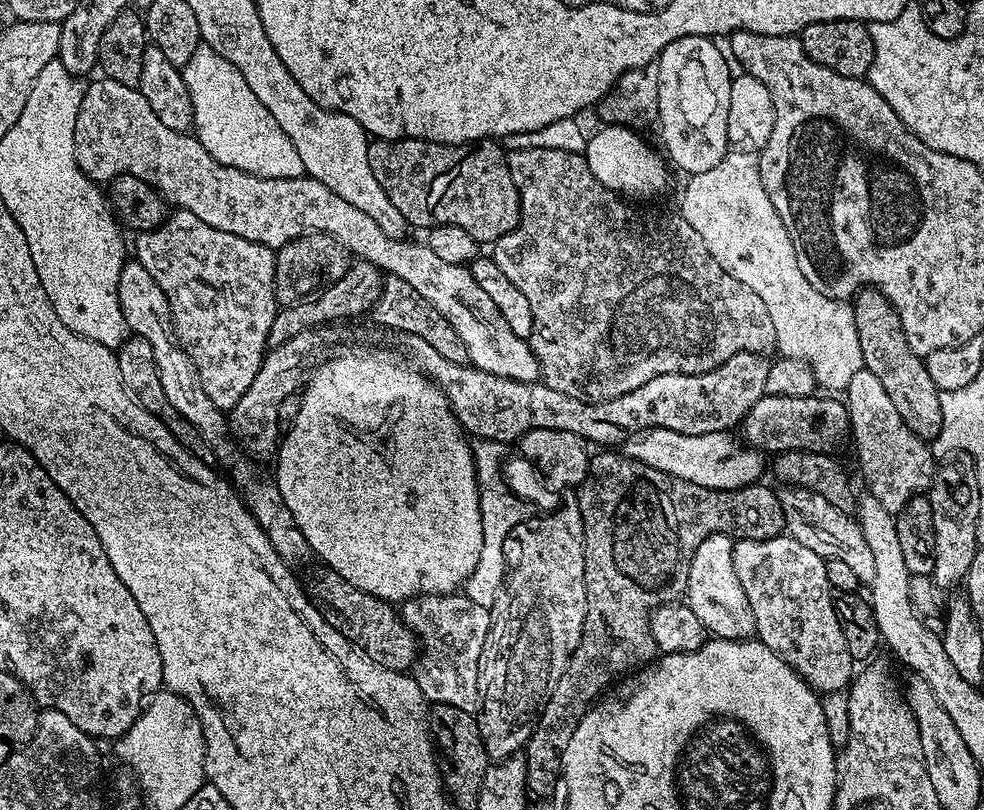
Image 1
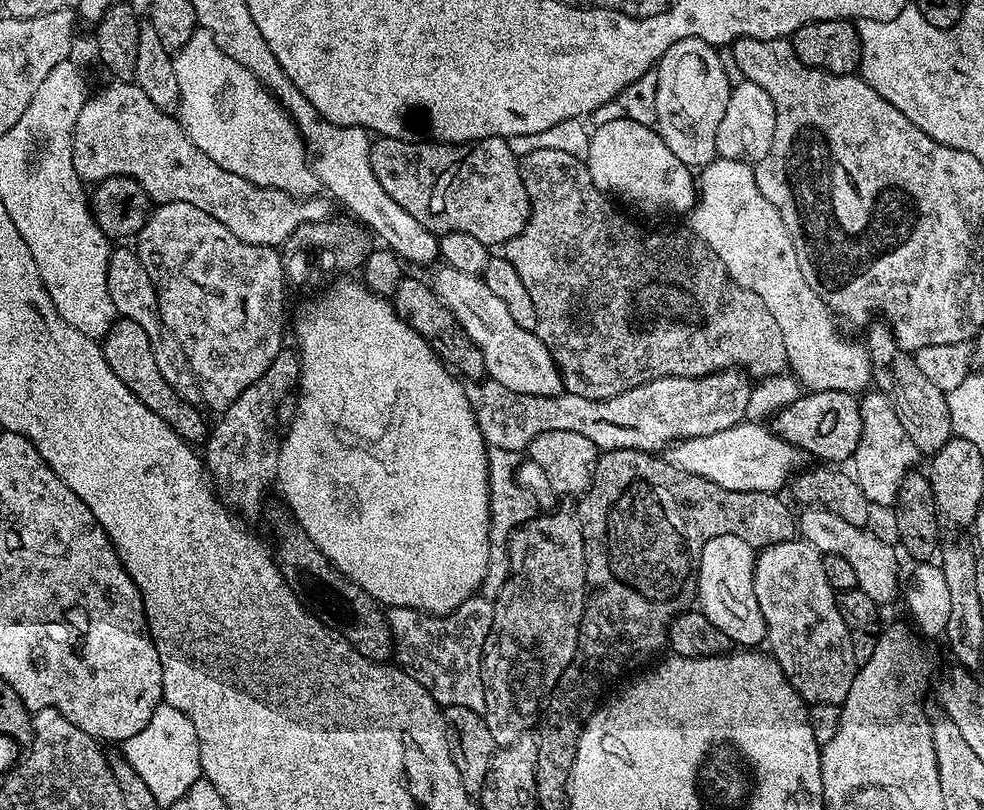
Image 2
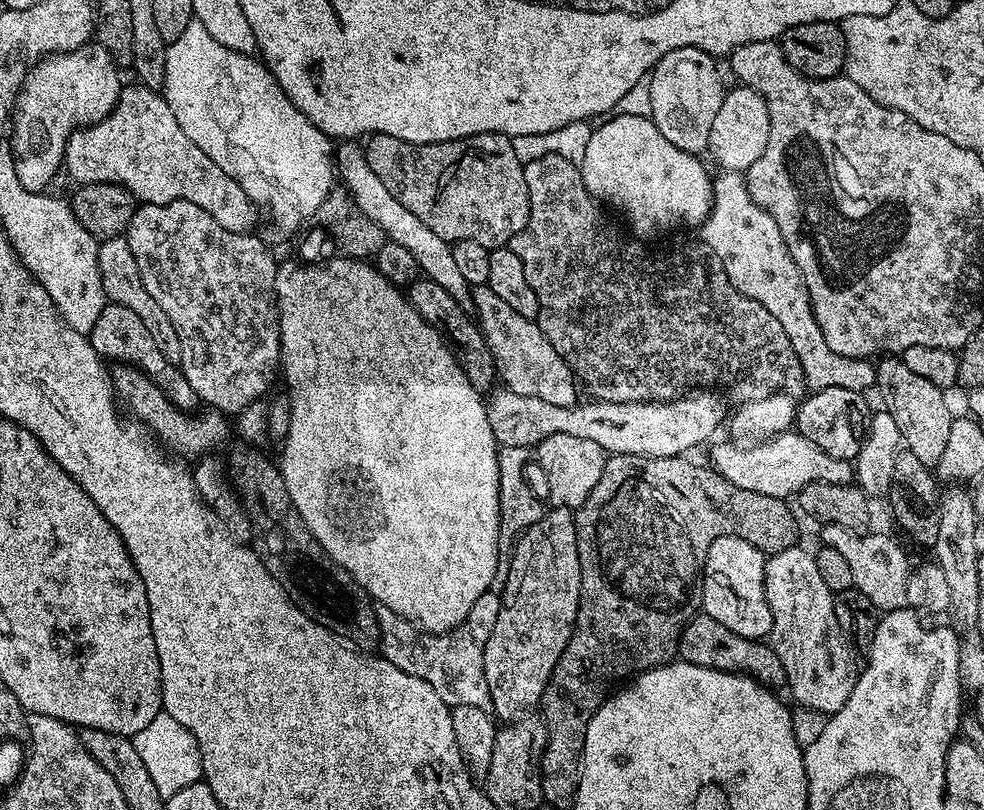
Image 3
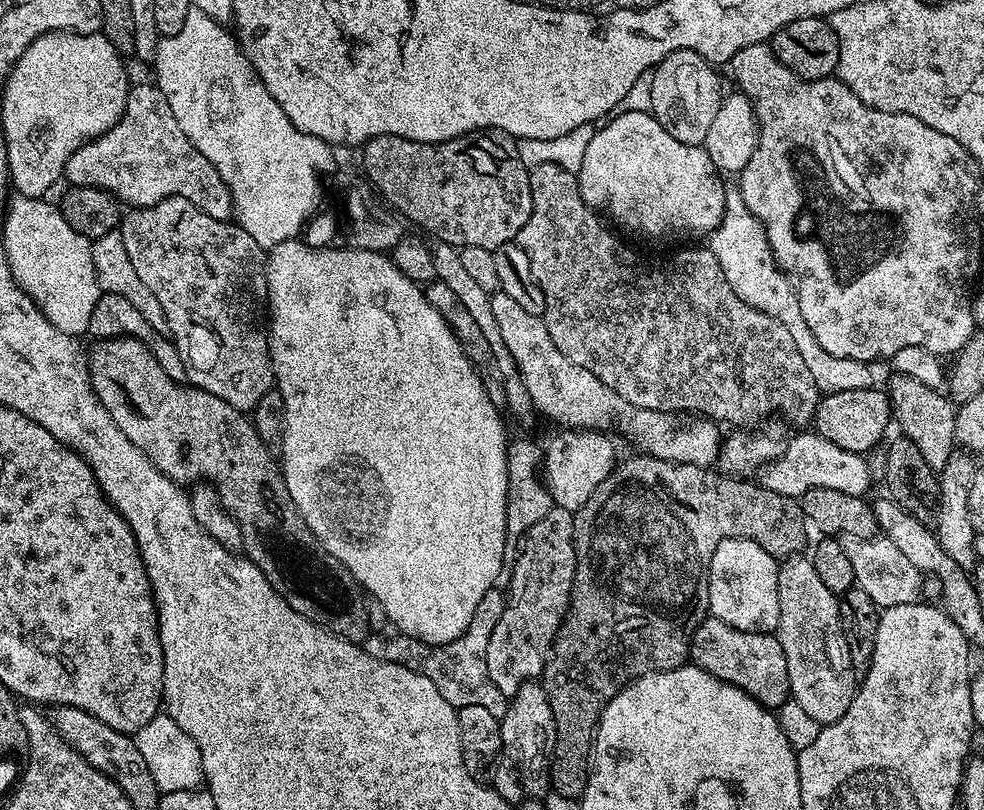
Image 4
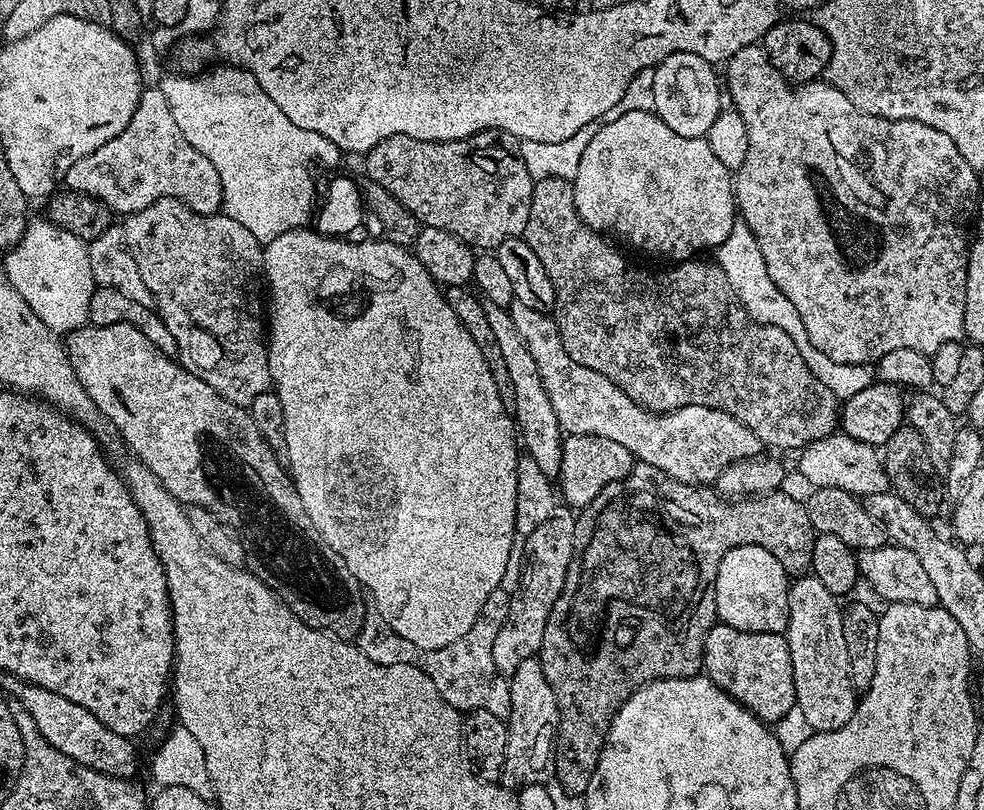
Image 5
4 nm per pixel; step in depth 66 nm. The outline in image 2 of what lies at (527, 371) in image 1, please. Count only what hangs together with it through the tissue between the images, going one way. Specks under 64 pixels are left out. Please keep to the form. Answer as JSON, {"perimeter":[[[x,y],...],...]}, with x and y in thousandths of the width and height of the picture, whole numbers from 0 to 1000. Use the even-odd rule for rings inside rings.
{"perimeter":[[[137,101],[110,102],[114,104],[108,105],[99,119],[92,117],[86,122],[79,141],[77,164],[73,167],[75,210],[82,222],[97,225],[113,217],[131,217],[142,226],[144,235],[148,235],[150,243],[159,252],[178,247],[193,249],[193,254],[201,254],[201,259],[209,259],[213,269],[226,274],[226,279],[230,279],[230,284],[234,284],[238,294],[246,294],[246,299],[255,301],[288,302],[303,279],[327,274],[338,265],[338,253],[332,246],[325,247],[324,241],[309,246],[292,242],[287,235],[267,232],[250,220],[242,220],[242,215],[234,215],[234,210],[226,210],[226,205],[222,205],[217,195],[205,190],[205,185],[201,185],[201,180],[193,175],[193,170],[183,157],[182,147],[152,126],[152,121]],[[454,328],[444,330],[443,333],[443,342],[438,342],[437,346],[439,356],[448,373],[461,388],[461,393],[465,393],[465,398],[486,427],[486,432],[490,432],[495,468],[506,472],[514,477],[514,481],[522,481],[526,486],[570,488],[567,452],[559,432],[555,432],[544,409],[526,402],[518,383],[514,383],[514,373],[504,367],[502,358],[498,358],[498,353],[494,353],[489,342],[475,341],[470,338],[470,333],[461,333]]]}

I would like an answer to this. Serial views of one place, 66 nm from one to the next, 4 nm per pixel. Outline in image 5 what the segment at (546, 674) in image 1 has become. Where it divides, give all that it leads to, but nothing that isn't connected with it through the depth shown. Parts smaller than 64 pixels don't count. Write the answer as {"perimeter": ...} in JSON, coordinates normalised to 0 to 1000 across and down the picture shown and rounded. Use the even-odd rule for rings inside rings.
{"perimeter":[[[566,625],[563,635],[553,641],[544,652],[543,659],[535,664],[533,698],[528,705],[526,723],[523,731],[519,732],[518,758],[514,758],[514,768],[510,778],[506,778],[506,788],[502,788],[502,822],[513,837],[519,837],[522,827],[530,822],[530,817],[542,814],[548,806],[559,753],[571,733],[583,684],[584,648],[582,628]]]}

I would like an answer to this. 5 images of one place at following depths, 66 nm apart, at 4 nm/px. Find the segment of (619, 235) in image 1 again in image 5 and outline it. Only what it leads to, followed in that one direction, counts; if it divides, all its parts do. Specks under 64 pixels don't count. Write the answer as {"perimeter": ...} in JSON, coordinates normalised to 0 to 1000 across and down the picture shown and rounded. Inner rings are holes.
{"perimeter":[[[551,220],[542,226],[539,269],[535,274],[532,293],[539,304],[539,309],[543,309],[543,314],[547,314],[555,338],[559,338],[559,348],[563,353],[563,368],[565,369],[563,394],[575,437],[579,437],[579,442],[583,442],[583,447],[587,447],[600,457],[608,457],[608,462],[616,462],[616,467],[620,467],[620,472],[624,472],[624,477],[631,479],[650,502],[659,505],[661,509],[684,509],[697,501],[722,501],[726,506],[734,506],[738,511],[750,516],[750,521],[754,521],[759,528],[766,531],[773,549],[780,552],[782,548],[785,553],[816,556],[822,548],[845,538],[851,532],[855,500],[850,489],[843,486],[843,481],[839,481],[839,477],[835,477],[835,472],[831,472],[831,467],[827,467],[823,452],[819,452],[815,437],[811,437],[811,427],[807,427],[807,422],[801,414],[795,407],[791,407],[791,402],[778,402],[762,393],[762,388],[746,363],[738,338],[723,320],[692,321],[682,328],[675,328],[679,331],[671,331],[668,336],[662,336],[659,331],[649,331],[648,327],[641,326],[628,307],[622,306],[623,298],[621,295],[615,294],[611,288],[605,286],[603,281],[598,281],[596,274],[591,274],[591,269],[583,254],[580,226],[571,220]]]}

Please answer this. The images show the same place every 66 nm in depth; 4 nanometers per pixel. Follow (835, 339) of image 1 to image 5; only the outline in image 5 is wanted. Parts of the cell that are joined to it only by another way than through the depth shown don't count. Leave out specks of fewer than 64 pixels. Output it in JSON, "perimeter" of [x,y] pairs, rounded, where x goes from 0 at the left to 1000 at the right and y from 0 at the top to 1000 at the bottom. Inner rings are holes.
{"perimeter":[[[750,274],[746,284],[742,284],[738,299],[734,299],[726,309],[726,325],[738,338],[746,363],[754,373],[762,393],[769,395],[771,400],[791,402],[791,407],[801,414],[807,427],[811,427],[811,437],[815,437],[815,443],[819,446],[819,452],[823,452],[827,467],[831,467],[831,472],[835,472],[835,477],[839,477],[839,481],[843,481],[851,495],[868,491],[868,486],[880,481],[880,477],[888,472],[888,459],[883,451],[848,447],[848,442],[839,442],[839,437],[835,437],[835,432],[831,432],[827,422],[823,422],[819,402],[815,402],[815,393],[811,389],[811,383],[807,383],[807,373],[803,373],[803,368],[799,368],[799,363],[795,363],[795,358],[787,353],[787,343],[783,343],[783,333],[778,333],[774,309],[770,309],[770,294],[766,294],[762,279]]]}

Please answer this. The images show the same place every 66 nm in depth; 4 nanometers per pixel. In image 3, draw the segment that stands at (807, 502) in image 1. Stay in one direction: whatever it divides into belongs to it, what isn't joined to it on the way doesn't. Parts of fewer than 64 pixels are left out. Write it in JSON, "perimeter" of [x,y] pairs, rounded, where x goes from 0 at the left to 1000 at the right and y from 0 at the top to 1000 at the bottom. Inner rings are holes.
{"perimeter":[[[838,647],[833,654],[832,670],[838,677],[852,679],[852,684],[860,689],[860,695],[868,709],[869,726],[880,733],[880,738],[888,743],[891,753],[895,757],[908,756],[923,748],[921,723],[927,699],[923,696],[923,689],[915,673],[902,662],[866,657],[858,649]]]}

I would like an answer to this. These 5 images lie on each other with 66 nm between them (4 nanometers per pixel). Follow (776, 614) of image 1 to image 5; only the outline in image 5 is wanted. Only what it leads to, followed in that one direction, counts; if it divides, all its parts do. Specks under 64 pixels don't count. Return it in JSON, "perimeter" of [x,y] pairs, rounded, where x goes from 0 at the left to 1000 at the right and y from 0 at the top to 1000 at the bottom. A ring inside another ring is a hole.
{"perimeter":[[[813,709],[804,717],[801,727],[801,778],[799,789],[805,809],[805,831],[807,832],[807,852],[809,853],[809,873],[817,878],[823,891],[826,905],[852,901],[868,886],[868,877],[872,856],[868,852],[868,842],[864,842],[864,812],[860,812],[860,786],[856,783],[858,757],[855,742],[831,714],[824,709]]]}

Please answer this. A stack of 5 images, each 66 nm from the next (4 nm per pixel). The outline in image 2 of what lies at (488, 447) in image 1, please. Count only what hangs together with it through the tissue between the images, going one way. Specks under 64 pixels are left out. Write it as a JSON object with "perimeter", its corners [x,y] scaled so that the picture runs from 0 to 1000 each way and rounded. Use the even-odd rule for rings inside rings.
{"perimeter":[[[496,554],[496,619],[498,620],[498,694],[490,722],[491,735],[503,738],[508,735],[516,712],[516,668],[524,653],[539,644],[547,635],[545,612],[537,602],[528,599],[524,581],[528,578],[529,559],[518,556]]]}

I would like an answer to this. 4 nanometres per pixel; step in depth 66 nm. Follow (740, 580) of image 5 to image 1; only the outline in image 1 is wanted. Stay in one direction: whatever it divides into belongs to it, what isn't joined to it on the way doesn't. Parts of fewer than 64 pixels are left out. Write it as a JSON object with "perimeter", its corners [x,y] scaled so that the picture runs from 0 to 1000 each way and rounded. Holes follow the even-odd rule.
{"perimeter":[[[726,659],[713,668],[709,679],[705,679],[697,744],[701,753],[705,753],[705,758],[709,758],[709,768],[713,768],[713,773],[725,786],[733,790],[759,790],[768,785],[768,769],[766,753],[762,753],[762,738],[758,738],[758,728],[754,728],[750,709],[746,709],[745,670],[745,663]]]}

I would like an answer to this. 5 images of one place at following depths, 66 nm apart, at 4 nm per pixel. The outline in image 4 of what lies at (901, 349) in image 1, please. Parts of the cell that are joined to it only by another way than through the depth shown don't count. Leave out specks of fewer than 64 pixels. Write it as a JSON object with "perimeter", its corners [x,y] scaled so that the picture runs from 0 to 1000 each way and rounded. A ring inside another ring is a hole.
{"perimeter":[[[910,462],[903,463],[900,475],[904,485],[909,519],[917,532],[918,542],[929,546],[951,584],[954,584],[965,570],[972,547],[972,504],[968,495],[956,481],[945,481],[945,477],[937,477],[937,472],[929,467],[921,467]]]}

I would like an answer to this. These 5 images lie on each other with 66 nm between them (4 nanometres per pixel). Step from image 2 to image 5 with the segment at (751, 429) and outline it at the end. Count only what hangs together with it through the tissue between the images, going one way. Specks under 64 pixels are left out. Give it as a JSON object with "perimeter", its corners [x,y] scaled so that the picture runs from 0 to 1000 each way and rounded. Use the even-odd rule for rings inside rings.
{"perimeter":[[[847,536],[822,548],[812,563],[813,583],[825,596],[826,604],[852,601],[873,615],[903,606],[902,586],[891,549],[872,546],[857,536]]]}

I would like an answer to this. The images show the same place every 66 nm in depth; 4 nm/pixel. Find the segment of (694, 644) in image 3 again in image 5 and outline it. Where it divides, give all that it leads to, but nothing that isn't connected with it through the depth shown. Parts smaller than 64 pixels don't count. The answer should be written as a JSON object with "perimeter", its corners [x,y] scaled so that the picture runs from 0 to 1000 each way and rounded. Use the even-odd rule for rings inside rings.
{"perimeter":[[[729,768],[715,789],[714,833],[726,841],[742,862],[746,862],[758,877],[765,879],[770,888],[782,896],[788,896],[792,889],[799,886],[799,877],[809,873],[807,832],[805,831],[805,809],[801,801],[800,789],[791,780],[759,780],[746,773]]]}

